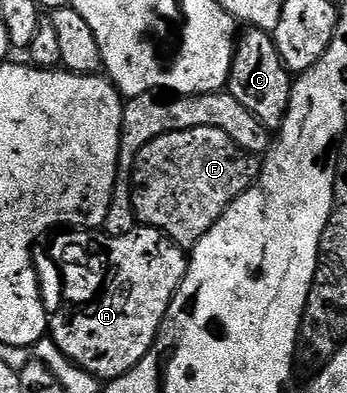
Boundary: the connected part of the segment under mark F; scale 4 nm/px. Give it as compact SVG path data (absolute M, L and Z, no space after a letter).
M214 127L175 129L173 133L163 133L161 137L147 141L134 158L136 170L130 180L137 222L150 229L159 229L181 247L195 245L225 213L230 202L252 188L258 177L258 165L251 160L255 161L230 139L230 135L226 135L226 131Z

